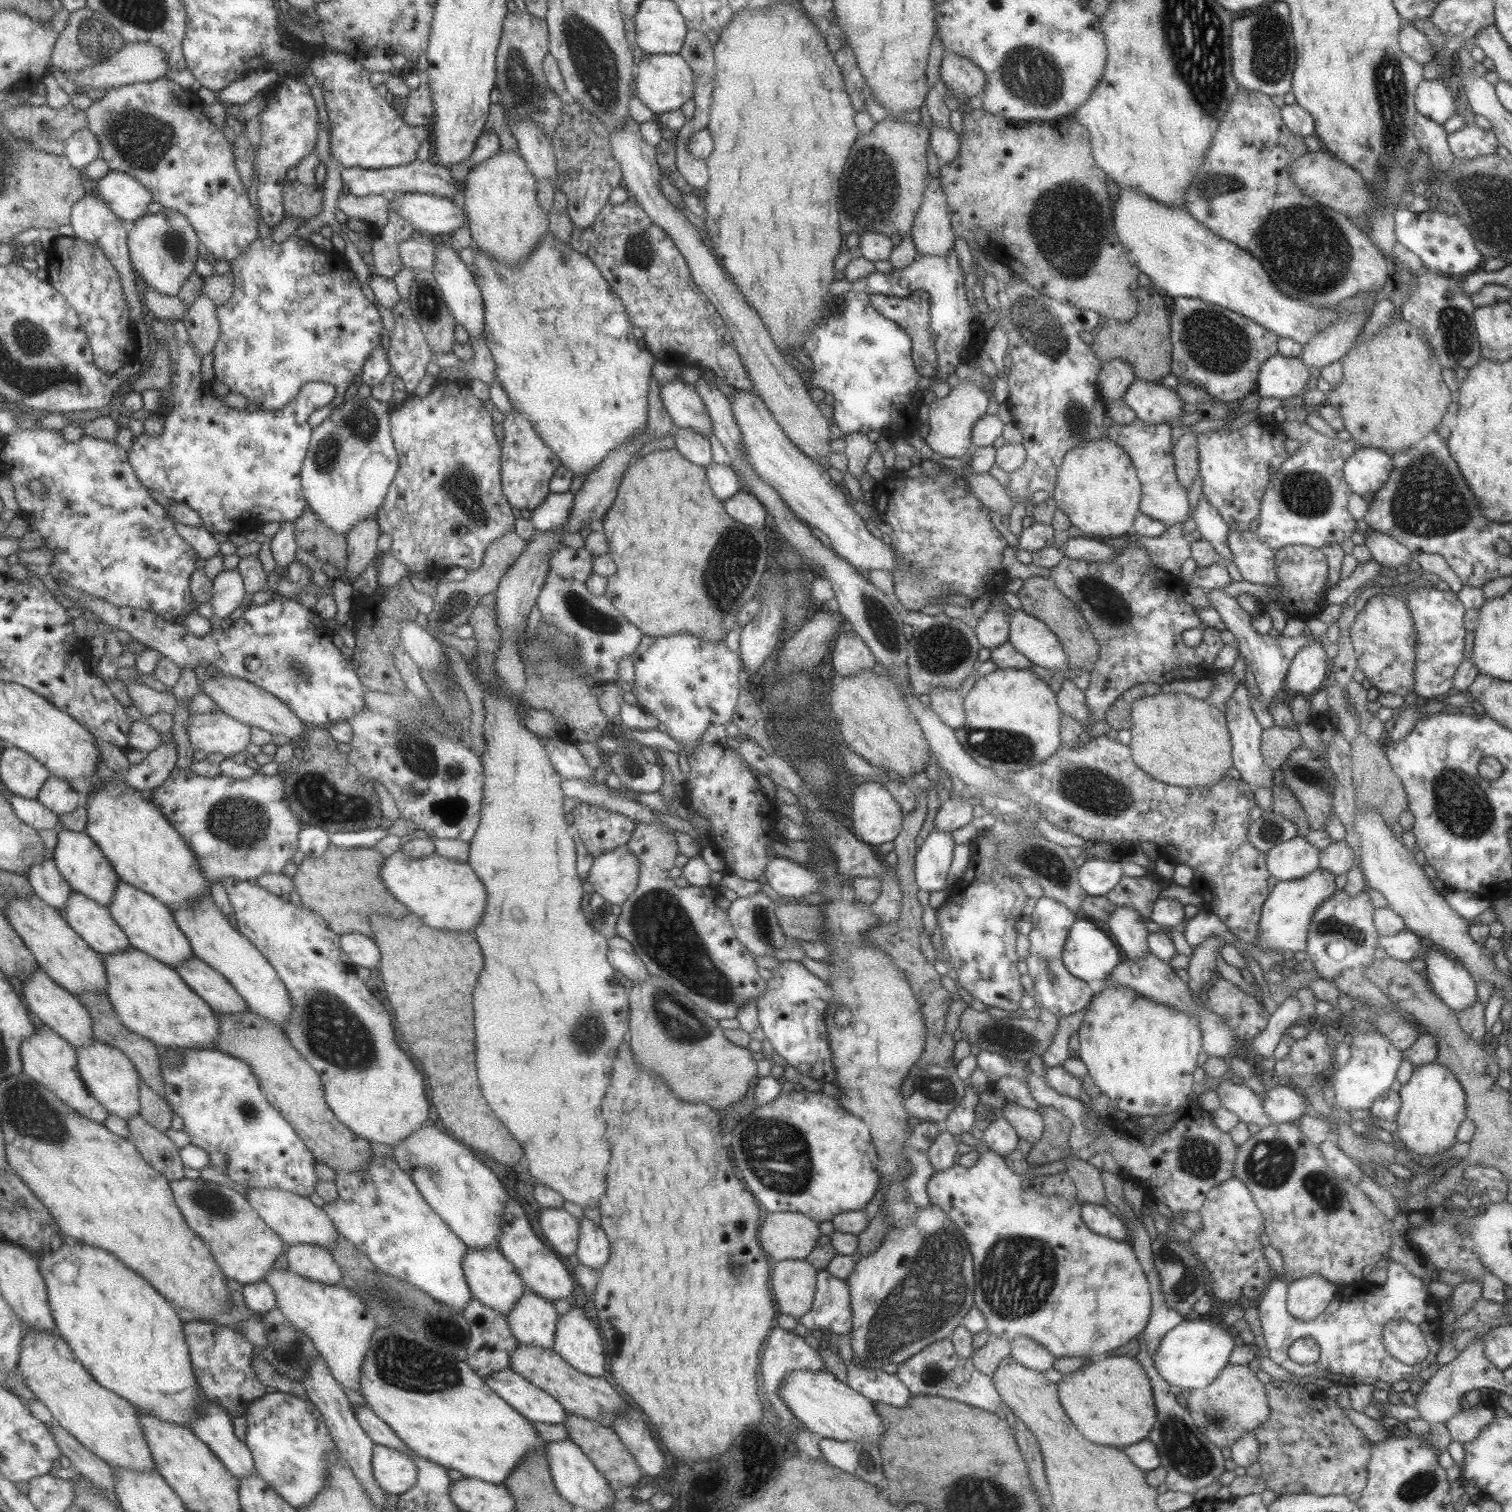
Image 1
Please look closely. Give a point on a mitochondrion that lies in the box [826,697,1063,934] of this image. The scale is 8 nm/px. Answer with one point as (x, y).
(1012, 748)

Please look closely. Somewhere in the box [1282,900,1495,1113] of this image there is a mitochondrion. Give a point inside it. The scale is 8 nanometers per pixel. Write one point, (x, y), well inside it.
(1330, 929)

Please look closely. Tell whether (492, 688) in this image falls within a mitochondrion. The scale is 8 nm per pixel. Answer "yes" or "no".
no

